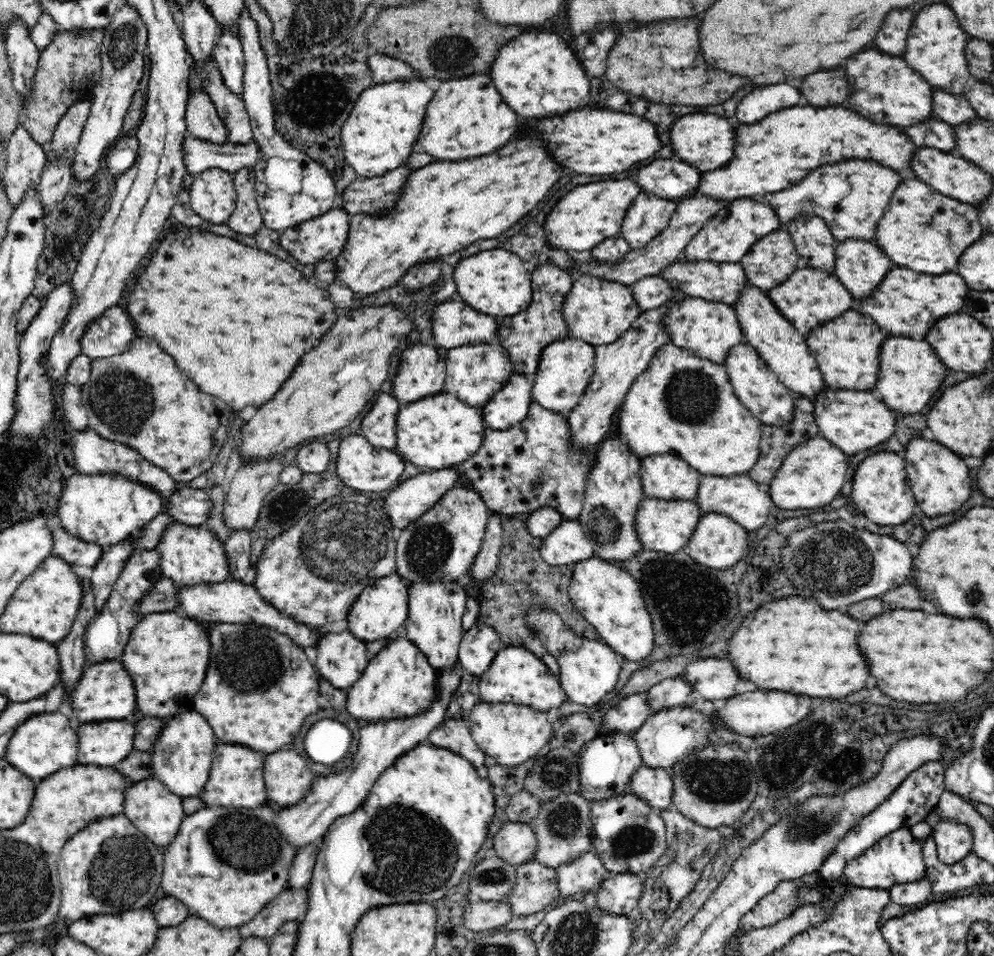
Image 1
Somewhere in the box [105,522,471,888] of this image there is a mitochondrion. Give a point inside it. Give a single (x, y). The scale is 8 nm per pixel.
(252, 845)

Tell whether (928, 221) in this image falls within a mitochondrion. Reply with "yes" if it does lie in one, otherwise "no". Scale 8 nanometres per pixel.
yes

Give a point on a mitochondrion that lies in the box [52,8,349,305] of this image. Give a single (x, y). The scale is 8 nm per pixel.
(122, 41)

